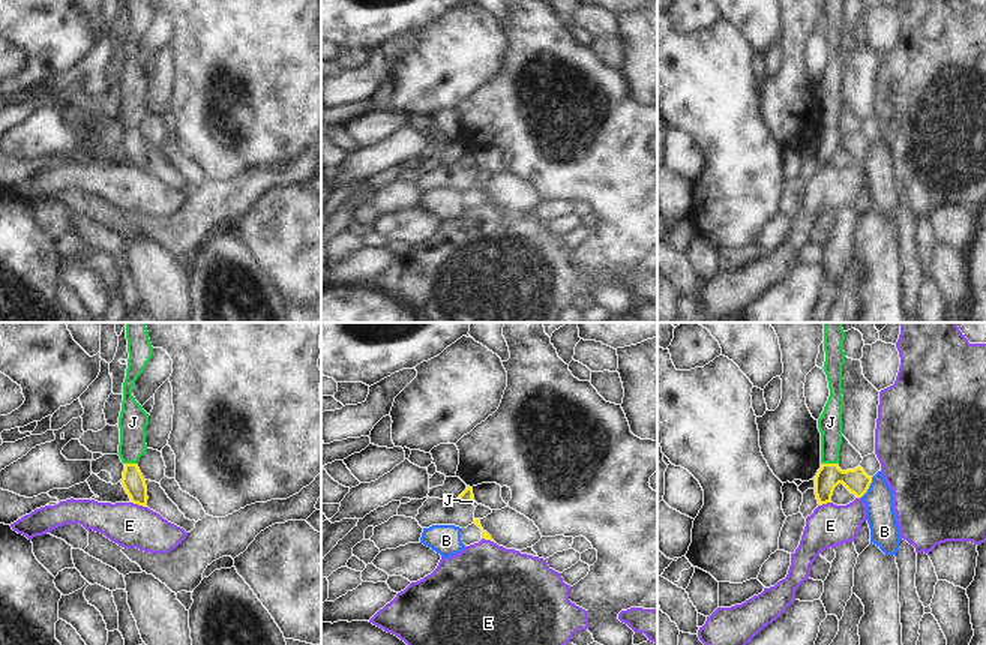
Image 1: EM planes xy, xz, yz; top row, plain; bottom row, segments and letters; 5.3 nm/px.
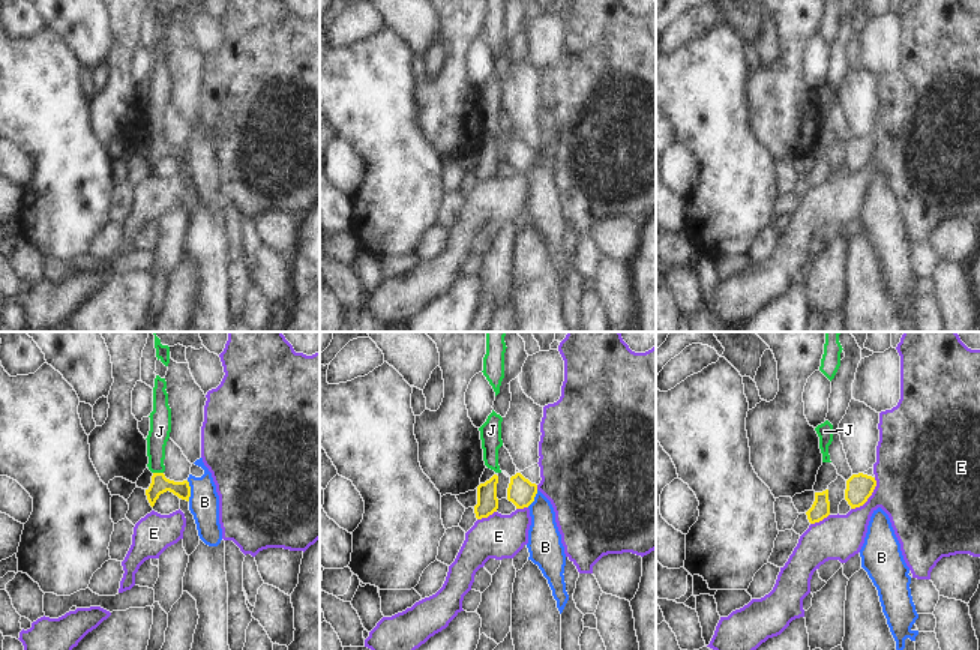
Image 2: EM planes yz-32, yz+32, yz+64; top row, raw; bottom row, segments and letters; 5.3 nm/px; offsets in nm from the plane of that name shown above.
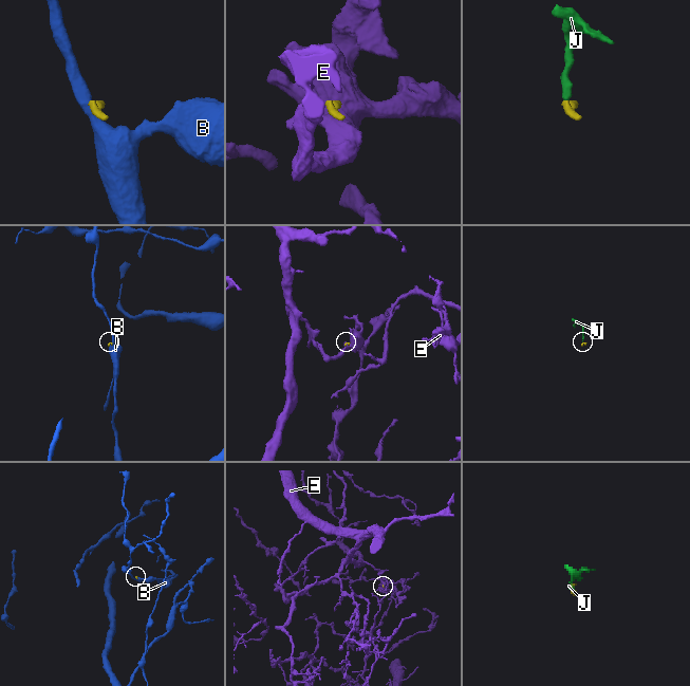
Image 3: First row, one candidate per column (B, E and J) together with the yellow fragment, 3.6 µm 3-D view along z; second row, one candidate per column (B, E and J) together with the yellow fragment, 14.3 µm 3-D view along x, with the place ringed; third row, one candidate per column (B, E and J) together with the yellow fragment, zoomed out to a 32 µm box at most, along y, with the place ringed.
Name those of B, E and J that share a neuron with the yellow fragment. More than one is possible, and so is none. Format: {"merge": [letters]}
{"merge": ["J"]}

